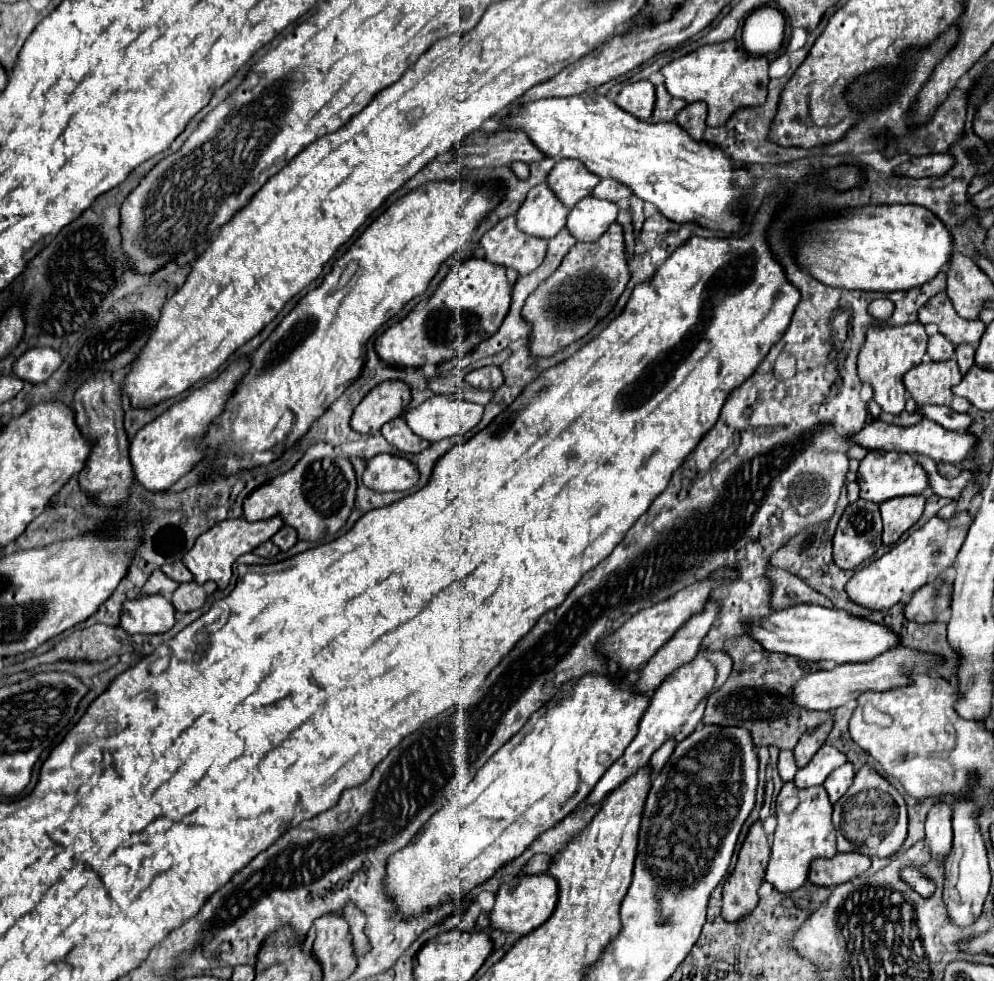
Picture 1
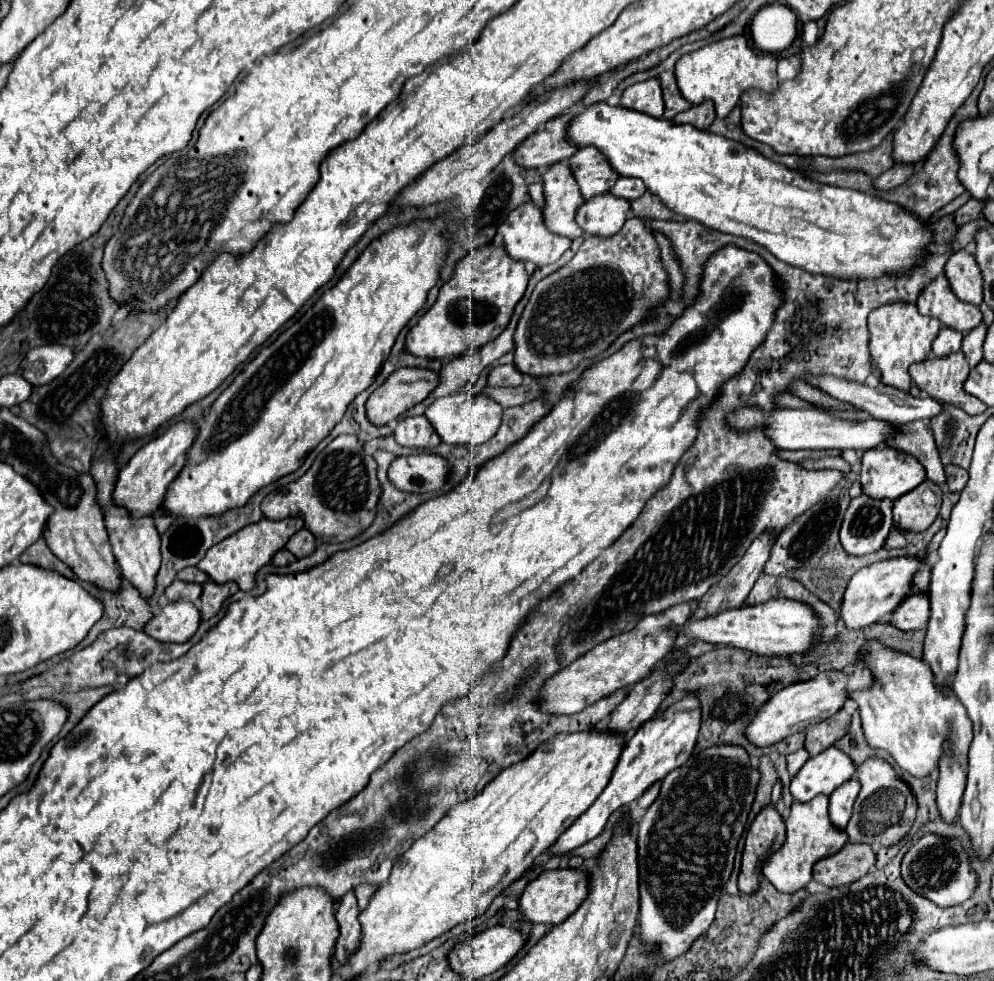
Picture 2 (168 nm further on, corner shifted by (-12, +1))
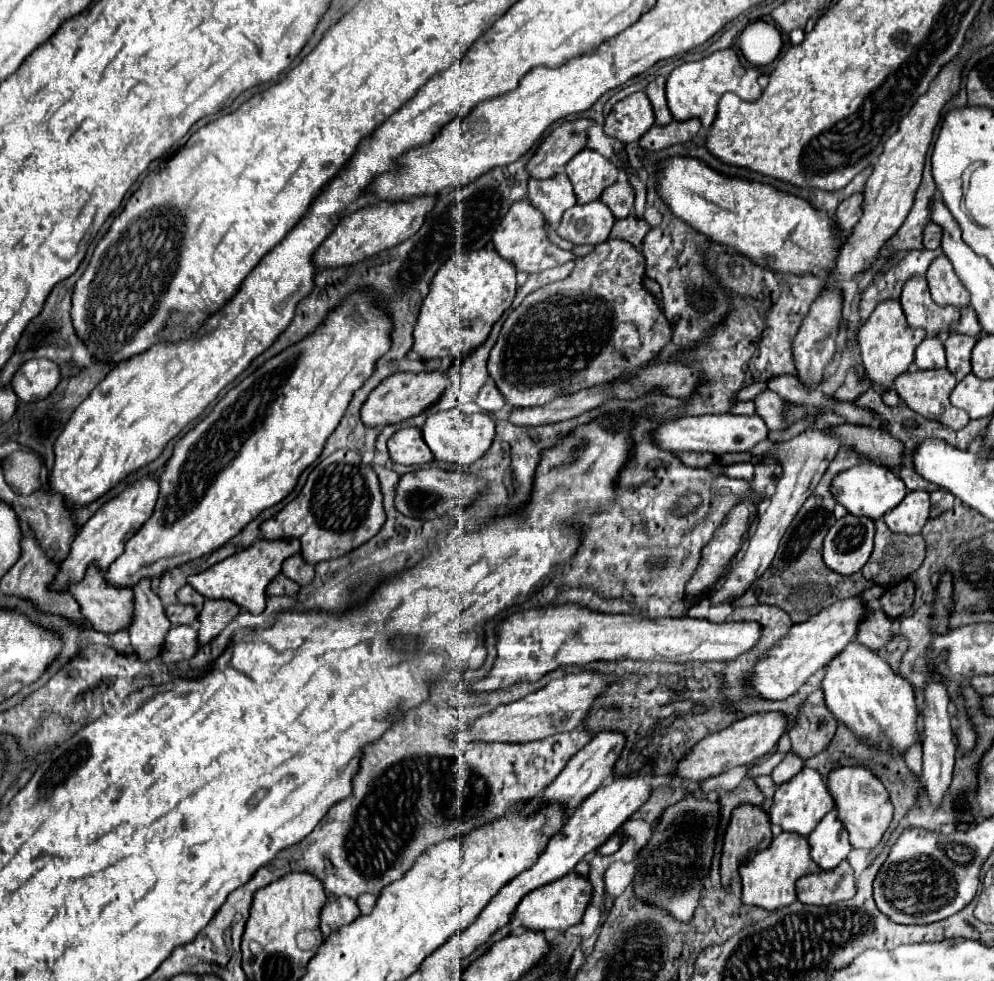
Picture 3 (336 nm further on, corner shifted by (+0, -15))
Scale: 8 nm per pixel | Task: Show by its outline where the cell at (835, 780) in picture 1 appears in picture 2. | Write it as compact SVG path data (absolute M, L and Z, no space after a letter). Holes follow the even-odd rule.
M851 778L849 782L845 782L845 786L837 788L837 792L833 792L833 796L829 798L829 818L835 828L845 830L845 824L849 822L849 816L853 812L853 802L859 794L859 788L861 784L857 782L857 778Z

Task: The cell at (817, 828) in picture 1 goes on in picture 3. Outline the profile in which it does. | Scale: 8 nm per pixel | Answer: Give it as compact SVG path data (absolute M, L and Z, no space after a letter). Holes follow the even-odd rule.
M781 832L773 844L751 856L747 862L741 864L741 884L743 884L743 902L749 906L761 906L767 910L777 910L783 906L789 906L797 900L795 894L795 882L805 874L817 874L821 868L811 860L809 854L811 846L805 836L797 832Z

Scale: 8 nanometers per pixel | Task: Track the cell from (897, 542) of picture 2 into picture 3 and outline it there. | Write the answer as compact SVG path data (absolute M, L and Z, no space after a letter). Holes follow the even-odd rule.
M877 520L875 526L875 548L861 572L875 584L895 586L921 566L925 558L925 540L923 536L911 538L893 534L883 520Z

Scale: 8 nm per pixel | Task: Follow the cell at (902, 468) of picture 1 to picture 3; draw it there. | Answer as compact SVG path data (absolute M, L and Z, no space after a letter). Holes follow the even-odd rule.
M859 462L857 466L853 466L853 468L841 472L839 476L835 476L831 492L835 494L837 502L843 504L851 514L869 516L869 518L877 520L885 512L893 510L905 498L907 488L905 488L903 480L895 472L891 472L889 468L873 464L873 462Z

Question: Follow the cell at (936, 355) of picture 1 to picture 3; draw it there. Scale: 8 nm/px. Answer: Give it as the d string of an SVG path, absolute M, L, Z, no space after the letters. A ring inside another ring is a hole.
M927 336L915 350L915 366L923 368L945 368L945 348L937 336Z

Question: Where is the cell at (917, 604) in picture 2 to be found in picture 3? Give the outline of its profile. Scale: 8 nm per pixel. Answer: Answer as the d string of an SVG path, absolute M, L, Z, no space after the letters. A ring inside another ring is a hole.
M871 602L871 612L861 622L861 632L857 632L857 642L861 642L863 646L867 646L871 650L883 648L895 636L895 632L893 632L895 622L897 620L889 618L877 602L875 604Z

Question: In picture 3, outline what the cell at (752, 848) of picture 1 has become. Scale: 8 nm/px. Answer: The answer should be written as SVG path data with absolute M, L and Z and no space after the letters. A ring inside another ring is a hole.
M741 804L733 810L731 822L725 832L725 844L721 854L721 884L727 888L733 872L747 860L764 840L773 840L769 816L761 806Z

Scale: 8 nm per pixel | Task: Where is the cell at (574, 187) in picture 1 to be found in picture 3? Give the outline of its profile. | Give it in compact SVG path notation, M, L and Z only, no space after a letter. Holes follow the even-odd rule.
M583 148L575 158L571 158L565 166L565 174L569 176L577 204L581 206L599 200L603 190L619 178L619 170L591 148Z

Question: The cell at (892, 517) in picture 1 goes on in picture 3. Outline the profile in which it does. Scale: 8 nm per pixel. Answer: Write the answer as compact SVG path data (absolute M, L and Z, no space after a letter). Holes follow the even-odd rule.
M923 490L909 492L905 500L883 516L887 528L895 534L915 536L921 534L925 522L929 518L929 494Z

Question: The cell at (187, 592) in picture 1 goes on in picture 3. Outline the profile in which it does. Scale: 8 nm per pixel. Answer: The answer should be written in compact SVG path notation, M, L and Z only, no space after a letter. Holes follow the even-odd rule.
M205 600L199 616L197 616L197 632L199 642L205 644L213 640L217 634L223 632L223 628L231 622L233 616L239 614L239 606L229 600Z

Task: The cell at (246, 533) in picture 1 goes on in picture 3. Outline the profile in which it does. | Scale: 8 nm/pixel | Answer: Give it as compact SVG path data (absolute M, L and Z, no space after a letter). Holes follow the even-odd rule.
M285 538L285 540L255 540L249 548L225 558L223 562L217 562L215 566L207 568L205 572L199 572L195 576L189 576L187 582L205 598L217 600L225 598L239 608L249 610L251 614L259 614L265 608L265 588L267 584L281 572L281 564L285 558L293 556L299 552L299 540L297 538Z

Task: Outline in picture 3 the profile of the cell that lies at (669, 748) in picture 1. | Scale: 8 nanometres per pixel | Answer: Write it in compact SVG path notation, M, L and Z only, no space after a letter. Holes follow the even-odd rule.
M619 832L616 837L614 835L611 839L608 839L603 845L601 845L596 852L598 854L611 855L615 853L622 844L623 837L621 832Z

